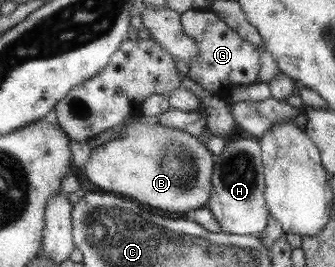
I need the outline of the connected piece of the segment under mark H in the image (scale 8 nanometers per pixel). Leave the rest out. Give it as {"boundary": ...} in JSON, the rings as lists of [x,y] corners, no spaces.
{"boundary":[[[244,135],[235,141],[229,140],[220,155],[214,155],[213,192],[206,207],[221,222],[224,232],[237,235],[255,235],[265,230],[269,220],[269,205],[265,199],[264,160],[261,156],[261,143],[257,138]]]}

